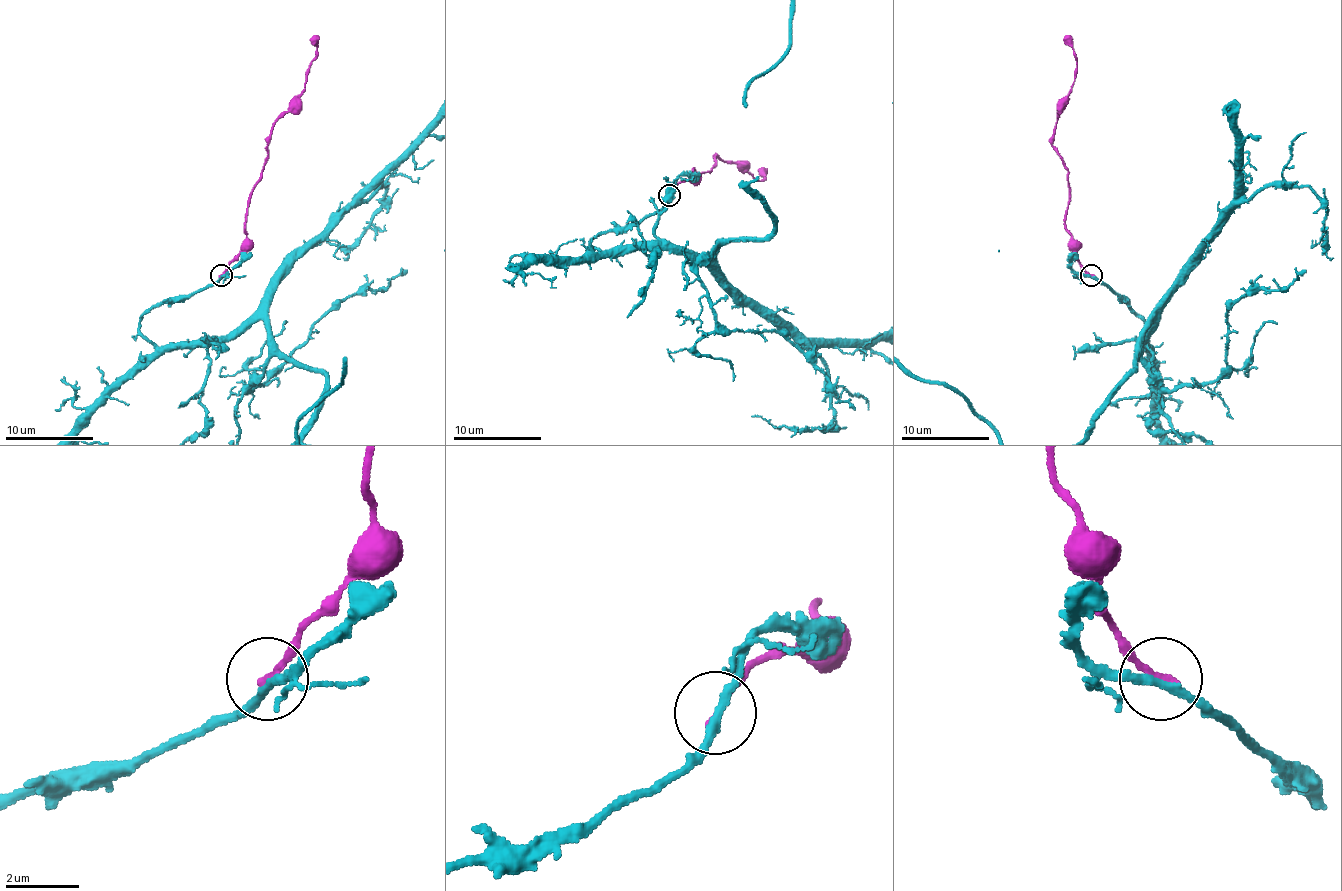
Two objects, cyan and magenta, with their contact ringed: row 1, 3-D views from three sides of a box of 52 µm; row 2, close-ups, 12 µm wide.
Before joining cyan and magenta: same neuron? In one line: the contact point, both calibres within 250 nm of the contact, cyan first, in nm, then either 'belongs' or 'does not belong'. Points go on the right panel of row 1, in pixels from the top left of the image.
place (1091, 275); calibres 240 and 220 nm; does not belong

